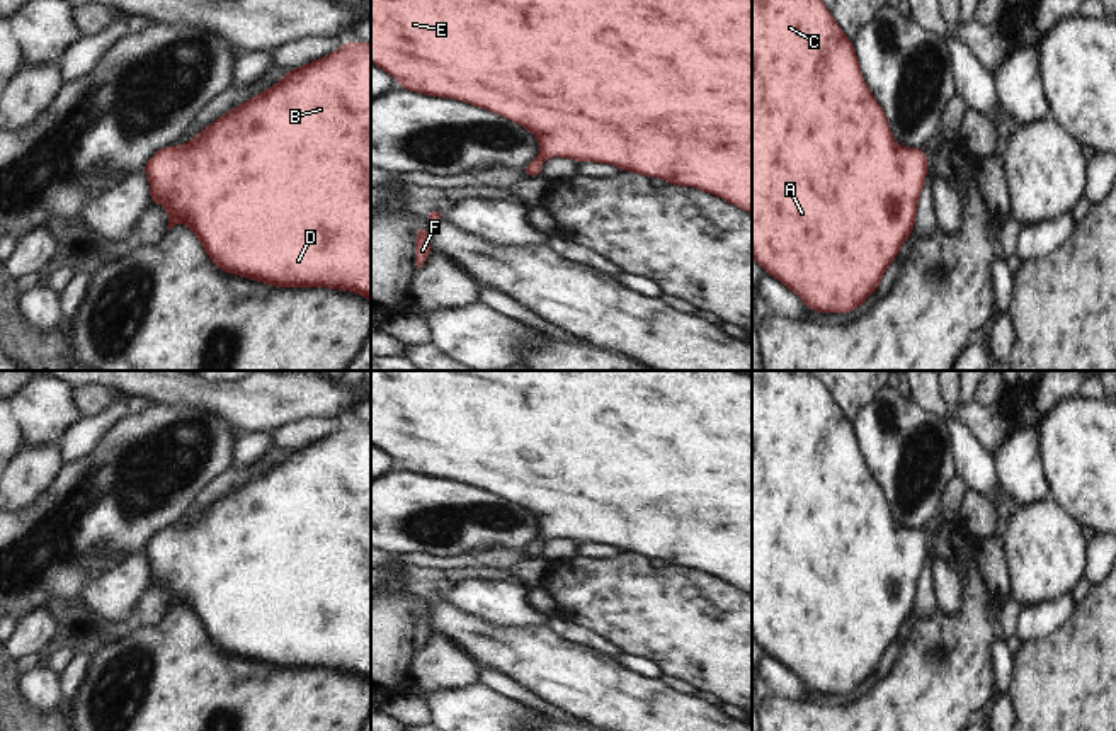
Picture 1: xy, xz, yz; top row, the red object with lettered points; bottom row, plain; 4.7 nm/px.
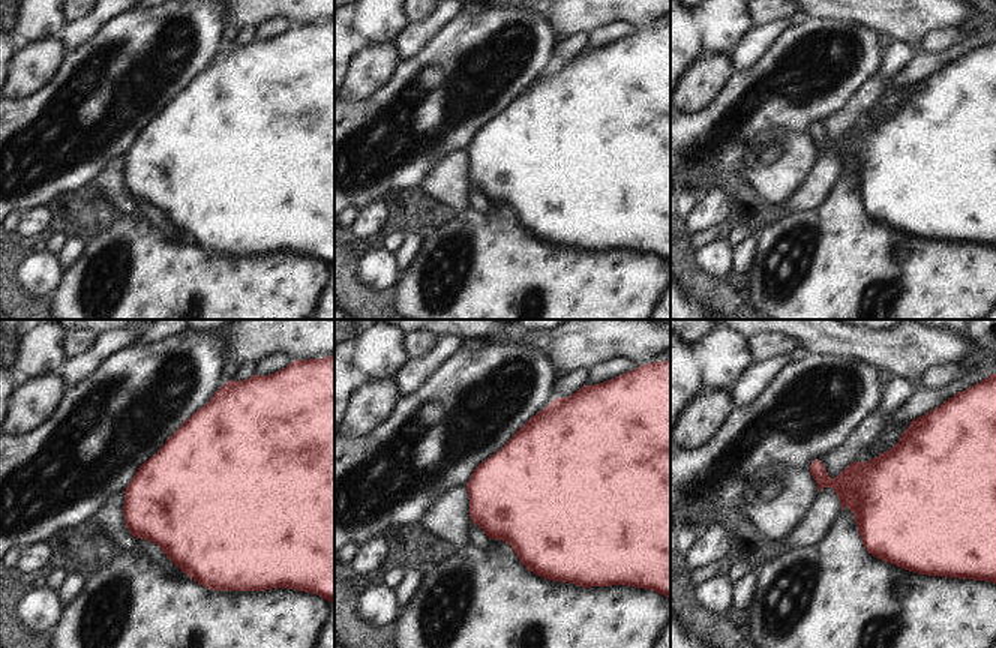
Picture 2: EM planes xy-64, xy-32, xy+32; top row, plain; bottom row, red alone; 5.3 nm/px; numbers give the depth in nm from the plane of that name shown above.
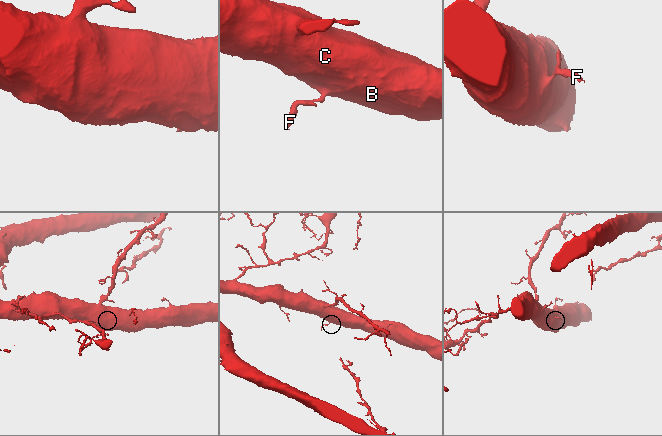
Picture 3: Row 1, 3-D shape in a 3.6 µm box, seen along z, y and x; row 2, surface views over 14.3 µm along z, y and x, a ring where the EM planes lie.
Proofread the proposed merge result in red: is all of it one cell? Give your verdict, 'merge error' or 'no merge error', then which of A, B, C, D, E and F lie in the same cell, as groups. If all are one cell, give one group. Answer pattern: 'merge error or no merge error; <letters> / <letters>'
no merge error; A B C D E F

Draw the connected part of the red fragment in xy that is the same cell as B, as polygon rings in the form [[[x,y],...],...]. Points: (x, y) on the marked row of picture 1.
[[[344,42],[337,51],[323,58],[310,61],[301,68],[288,70],[279,83],[228,110],[189,143],[155,151],[143,170],[150,182],[150,202],[162,204],[167,209],[167,230],[172,230],[179,221],[187,224],[209,260],[223,272],[276,287],[350,291],[371,301],[371,44]]]

